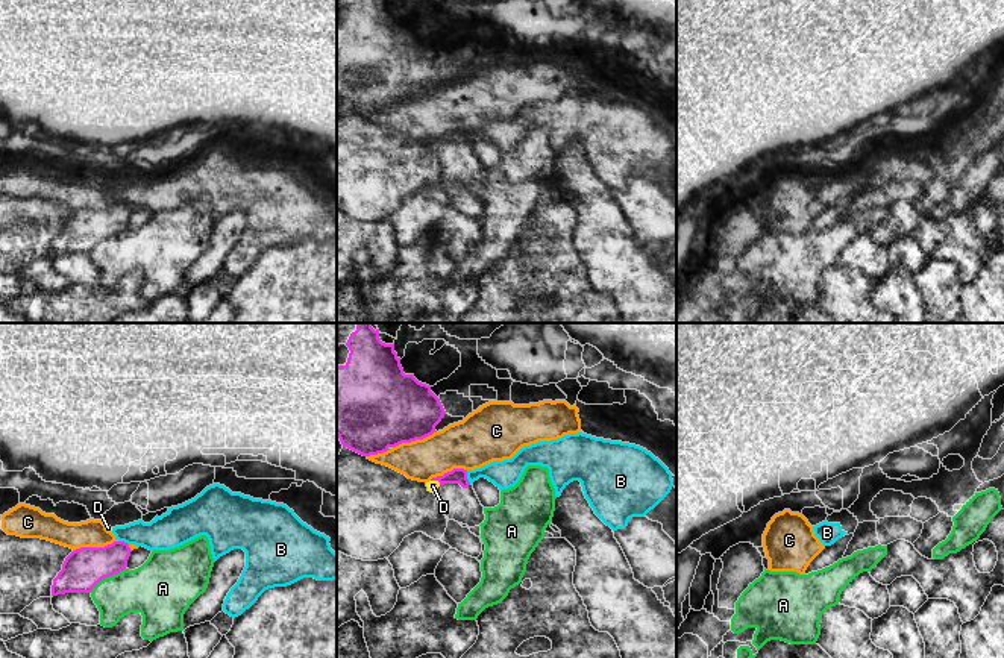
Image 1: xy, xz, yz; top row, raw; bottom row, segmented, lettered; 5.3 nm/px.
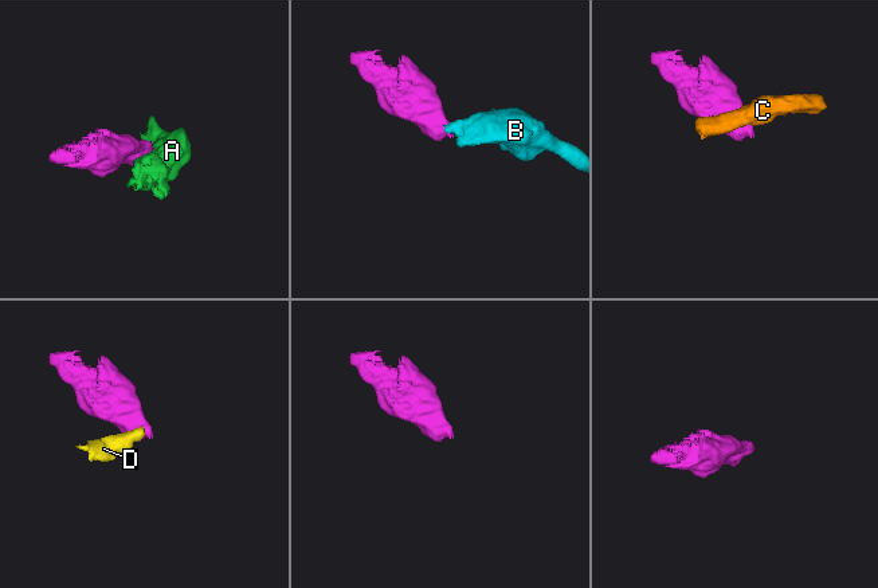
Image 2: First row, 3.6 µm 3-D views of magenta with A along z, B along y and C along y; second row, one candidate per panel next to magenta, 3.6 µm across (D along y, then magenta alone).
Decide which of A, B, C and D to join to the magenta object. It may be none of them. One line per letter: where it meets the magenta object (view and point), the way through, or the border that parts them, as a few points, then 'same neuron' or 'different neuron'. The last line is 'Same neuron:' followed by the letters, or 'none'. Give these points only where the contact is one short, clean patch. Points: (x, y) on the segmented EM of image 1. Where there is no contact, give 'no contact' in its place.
A: contact xy (108, 576); border xy (126, 569), (105, 576), (90, 592); different neuron
B: contact xz (466, 476); border xz (466, 470), (466, 478), (470, 482); different neuron
C: contact xy (94, 548); different neuron
D: contact xz (436, 479); border xz (431, 479), (440, 484); different neuron
Same neuron: none

